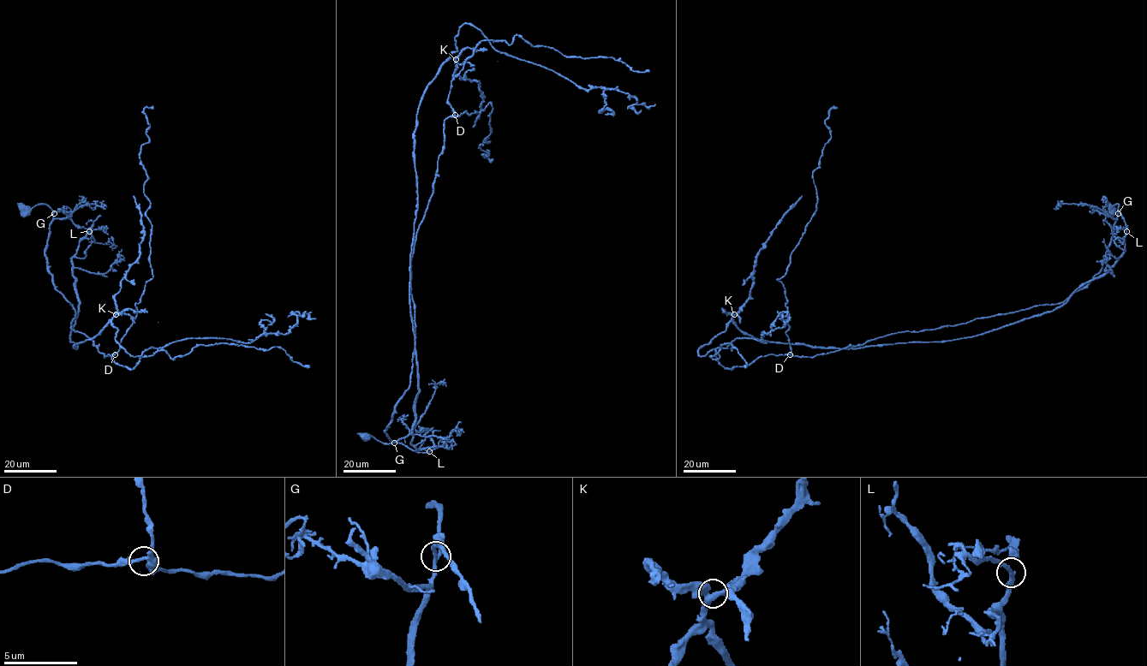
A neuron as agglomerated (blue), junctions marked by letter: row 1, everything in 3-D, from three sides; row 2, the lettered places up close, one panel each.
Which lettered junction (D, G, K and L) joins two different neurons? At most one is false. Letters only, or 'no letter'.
L

